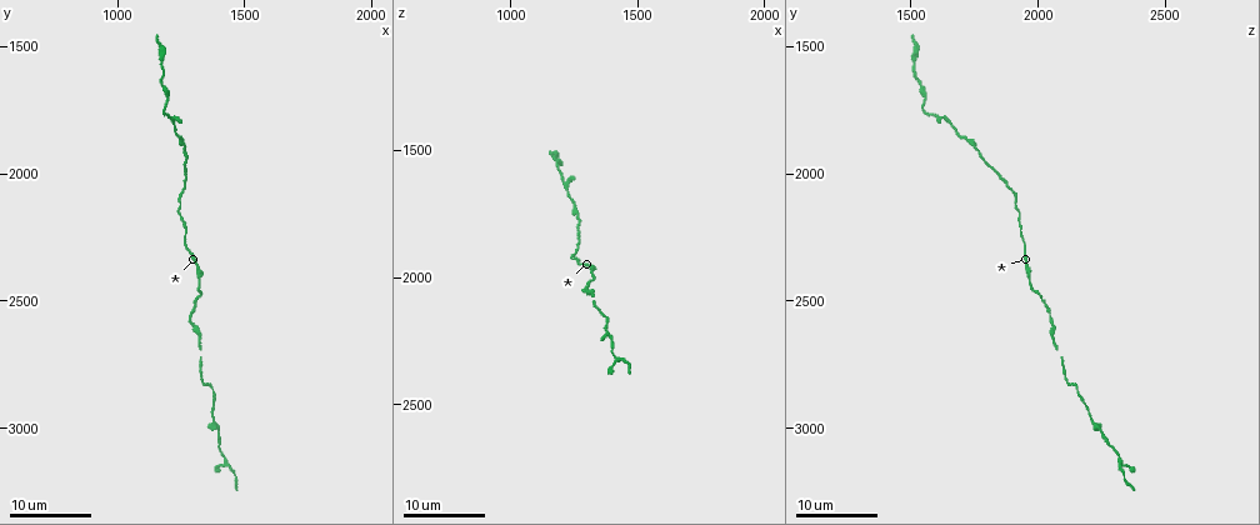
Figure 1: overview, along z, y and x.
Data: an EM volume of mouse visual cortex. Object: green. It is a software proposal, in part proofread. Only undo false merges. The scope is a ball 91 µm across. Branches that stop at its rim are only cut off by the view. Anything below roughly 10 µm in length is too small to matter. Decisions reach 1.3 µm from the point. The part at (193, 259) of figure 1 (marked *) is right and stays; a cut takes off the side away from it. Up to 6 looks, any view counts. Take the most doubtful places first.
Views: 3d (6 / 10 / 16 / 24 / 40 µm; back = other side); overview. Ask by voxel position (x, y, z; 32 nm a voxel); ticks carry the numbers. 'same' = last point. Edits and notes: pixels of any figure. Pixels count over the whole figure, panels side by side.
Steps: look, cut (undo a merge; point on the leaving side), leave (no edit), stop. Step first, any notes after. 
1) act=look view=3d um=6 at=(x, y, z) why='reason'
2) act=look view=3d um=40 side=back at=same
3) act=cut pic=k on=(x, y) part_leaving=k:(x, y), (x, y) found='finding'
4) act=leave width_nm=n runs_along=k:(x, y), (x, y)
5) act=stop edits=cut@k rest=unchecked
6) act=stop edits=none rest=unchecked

act=look view=3d um=16 at=(1290, 2580, 2060) why='calibre changes'

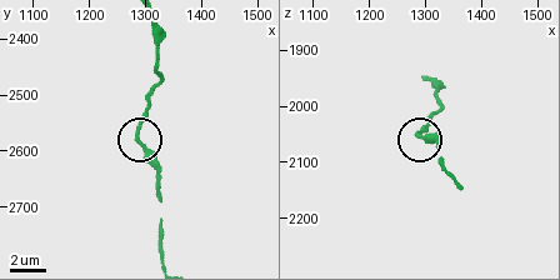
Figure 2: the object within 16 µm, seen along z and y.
act=look view=3d um=6 at=(1285, 2575, 2055)

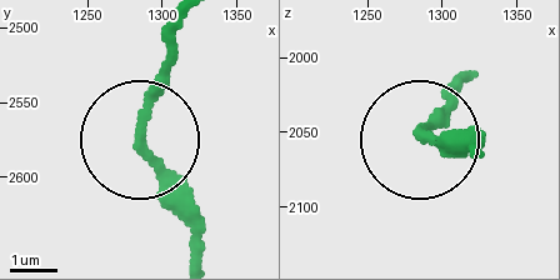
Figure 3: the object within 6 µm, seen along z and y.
act=leave runs_along=3:(466, 71), (423, 131), (483, 135) found='one cell here'

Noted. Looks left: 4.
act=look view=3d um=16 at=(1390, 2960, 2210) why='sudden change in width'

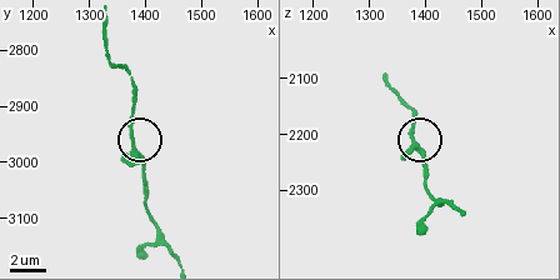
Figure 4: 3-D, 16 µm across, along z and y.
act=look view=3d um=6 at=(1375, 2955, 2200) why='closer look'

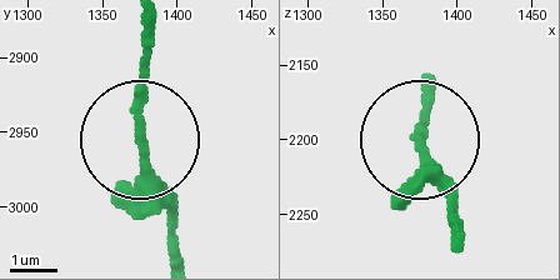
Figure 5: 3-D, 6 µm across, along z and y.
act=look view=3d um=6 side=back at=(1376, 2952, 2204) why='other side'

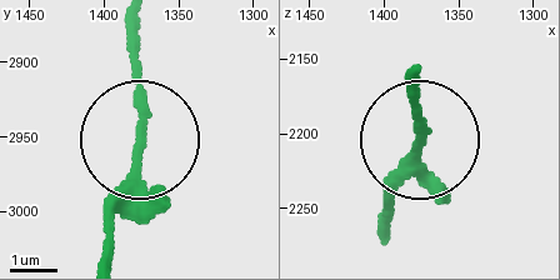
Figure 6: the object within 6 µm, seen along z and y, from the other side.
act=leave runs_along=6:(136, 23), (136, 179), (113, 223) found='one cell here'

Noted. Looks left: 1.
act=stop edits=none rest=unchecked

